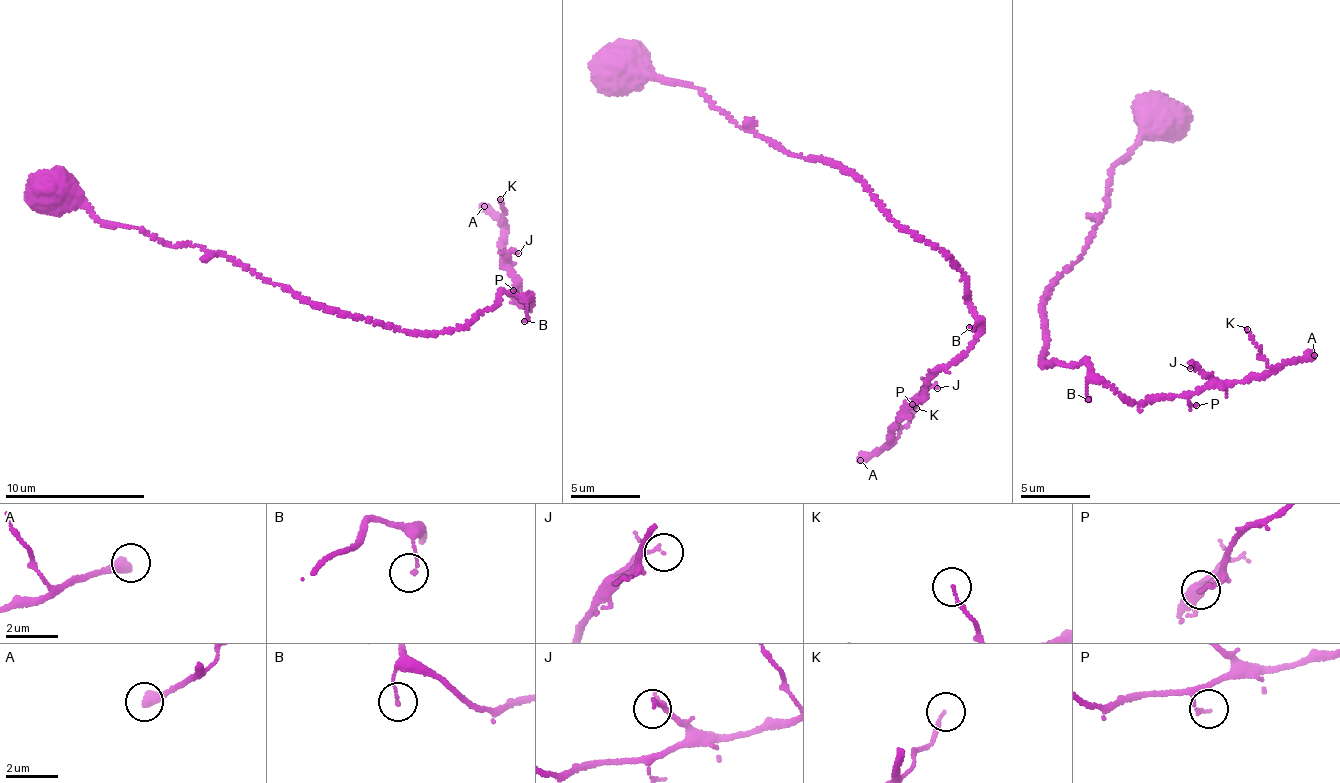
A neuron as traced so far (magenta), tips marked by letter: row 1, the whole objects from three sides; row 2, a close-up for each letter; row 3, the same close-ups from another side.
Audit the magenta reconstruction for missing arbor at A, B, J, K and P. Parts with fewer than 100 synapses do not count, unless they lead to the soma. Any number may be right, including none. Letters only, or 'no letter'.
A

